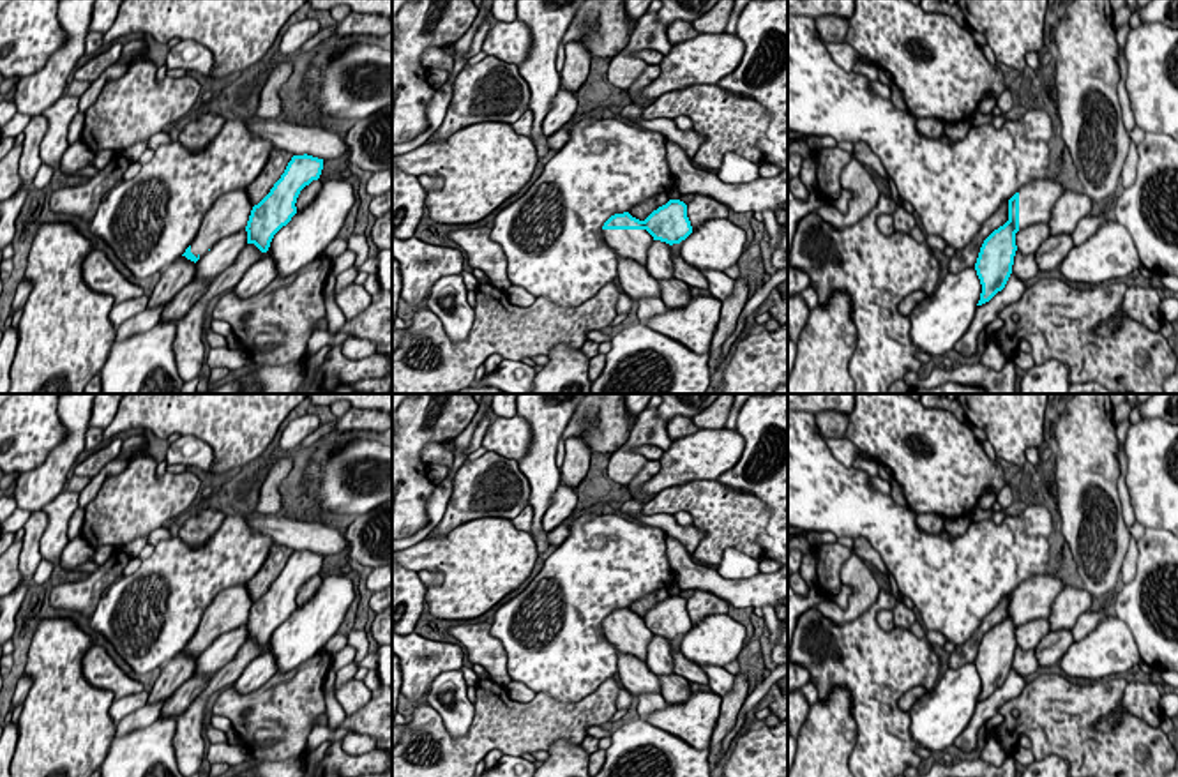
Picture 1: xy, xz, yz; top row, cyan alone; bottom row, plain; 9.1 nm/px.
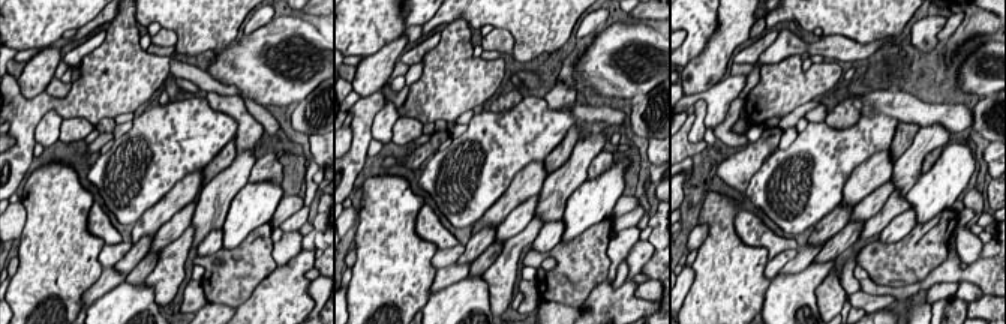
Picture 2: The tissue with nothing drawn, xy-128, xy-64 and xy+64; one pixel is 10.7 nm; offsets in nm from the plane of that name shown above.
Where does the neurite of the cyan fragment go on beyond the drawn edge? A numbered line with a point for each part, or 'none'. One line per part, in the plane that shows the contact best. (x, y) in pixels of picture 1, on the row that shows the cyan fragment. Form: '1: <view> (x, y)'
1: xz (633, 244)

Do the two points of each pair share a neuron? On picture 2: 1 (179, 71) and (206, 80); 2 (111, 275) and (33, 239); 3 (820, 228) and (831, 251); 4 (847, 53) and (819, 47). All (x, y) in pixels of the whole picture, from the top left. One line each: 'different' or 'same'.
1: same
2: different
3: different
4: same

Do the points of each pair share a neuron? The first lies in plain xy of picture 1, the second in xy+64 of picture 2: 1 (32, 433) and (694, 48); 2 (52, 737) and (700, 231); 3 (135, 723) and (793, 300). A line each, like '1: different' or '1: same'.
1: same
2: different
3: different

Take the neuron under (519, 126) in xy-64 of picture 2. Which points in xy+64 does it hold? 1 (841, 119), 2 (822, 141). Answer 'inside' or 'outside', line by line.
1: outside
2: inside

